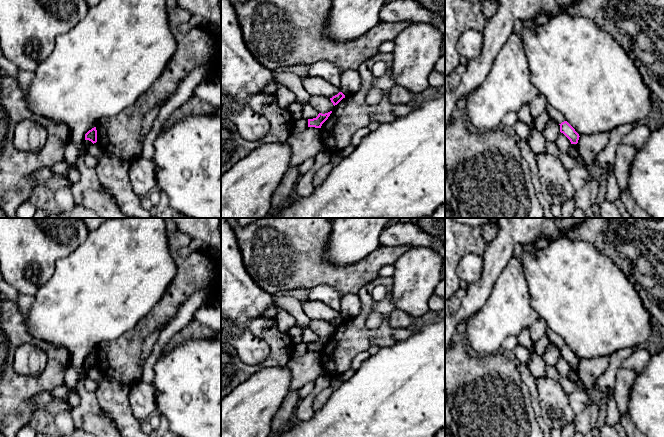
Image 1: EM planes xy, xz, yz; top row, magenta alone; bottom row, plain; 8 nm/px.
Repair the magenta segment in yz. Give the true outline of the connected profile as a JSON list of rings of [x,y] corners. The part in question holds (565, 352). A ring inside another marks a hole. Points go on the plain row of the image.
[[[564,345],[559,349],[560,356],[570,364],[571,368],[577,368],[580,360],[575,353],[567,345]]]

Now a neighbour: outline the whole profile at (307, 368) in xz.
[[[294,351],[287,364],[291,373],[290,389],[299,390],[308,382],[314,382],[322,373],[321,353],[307,351],[301,357],[295,357]]]

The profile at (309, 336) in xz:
[[[302,328],[303,332],[303,342],[304,343],[313,343],[318,340],[318,335],[315,334],[311,329],[309,328]]]

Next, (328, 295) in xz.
[[[322,284],[310,289],[307,300],[321,301],[335,311],[339,312],[341,309],[342,297],[343,295],[335,288]]]

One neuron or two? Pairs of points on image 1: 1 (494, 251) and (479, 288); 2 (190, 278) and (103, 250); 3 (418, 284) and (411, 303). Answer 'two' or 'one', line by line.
1: one
2: two
3: one

